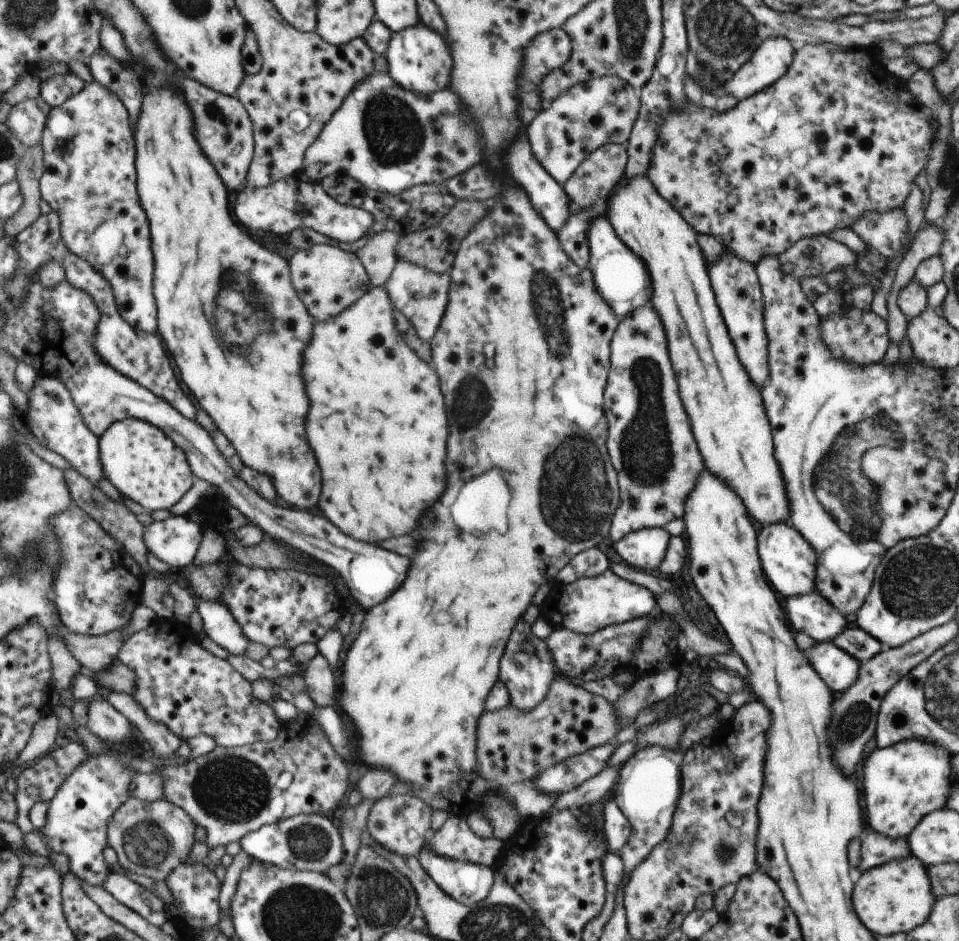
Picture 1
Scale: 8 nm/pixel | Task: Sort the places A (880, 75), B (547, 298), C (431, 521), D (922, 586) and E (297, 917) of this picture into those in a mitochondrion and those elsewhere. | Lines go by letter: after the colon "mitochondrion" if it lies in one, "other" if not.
A: other
B: mitochondrion
C: mitochondrion
D: mitochondrion
E: mitochondrion

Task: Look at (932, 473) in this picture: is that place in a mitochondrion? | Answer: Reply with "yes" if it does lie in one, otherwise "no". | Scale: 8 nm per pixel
no

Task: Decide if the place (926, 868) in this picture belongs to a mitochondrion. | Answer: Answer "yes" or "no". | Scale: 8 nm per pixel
no

